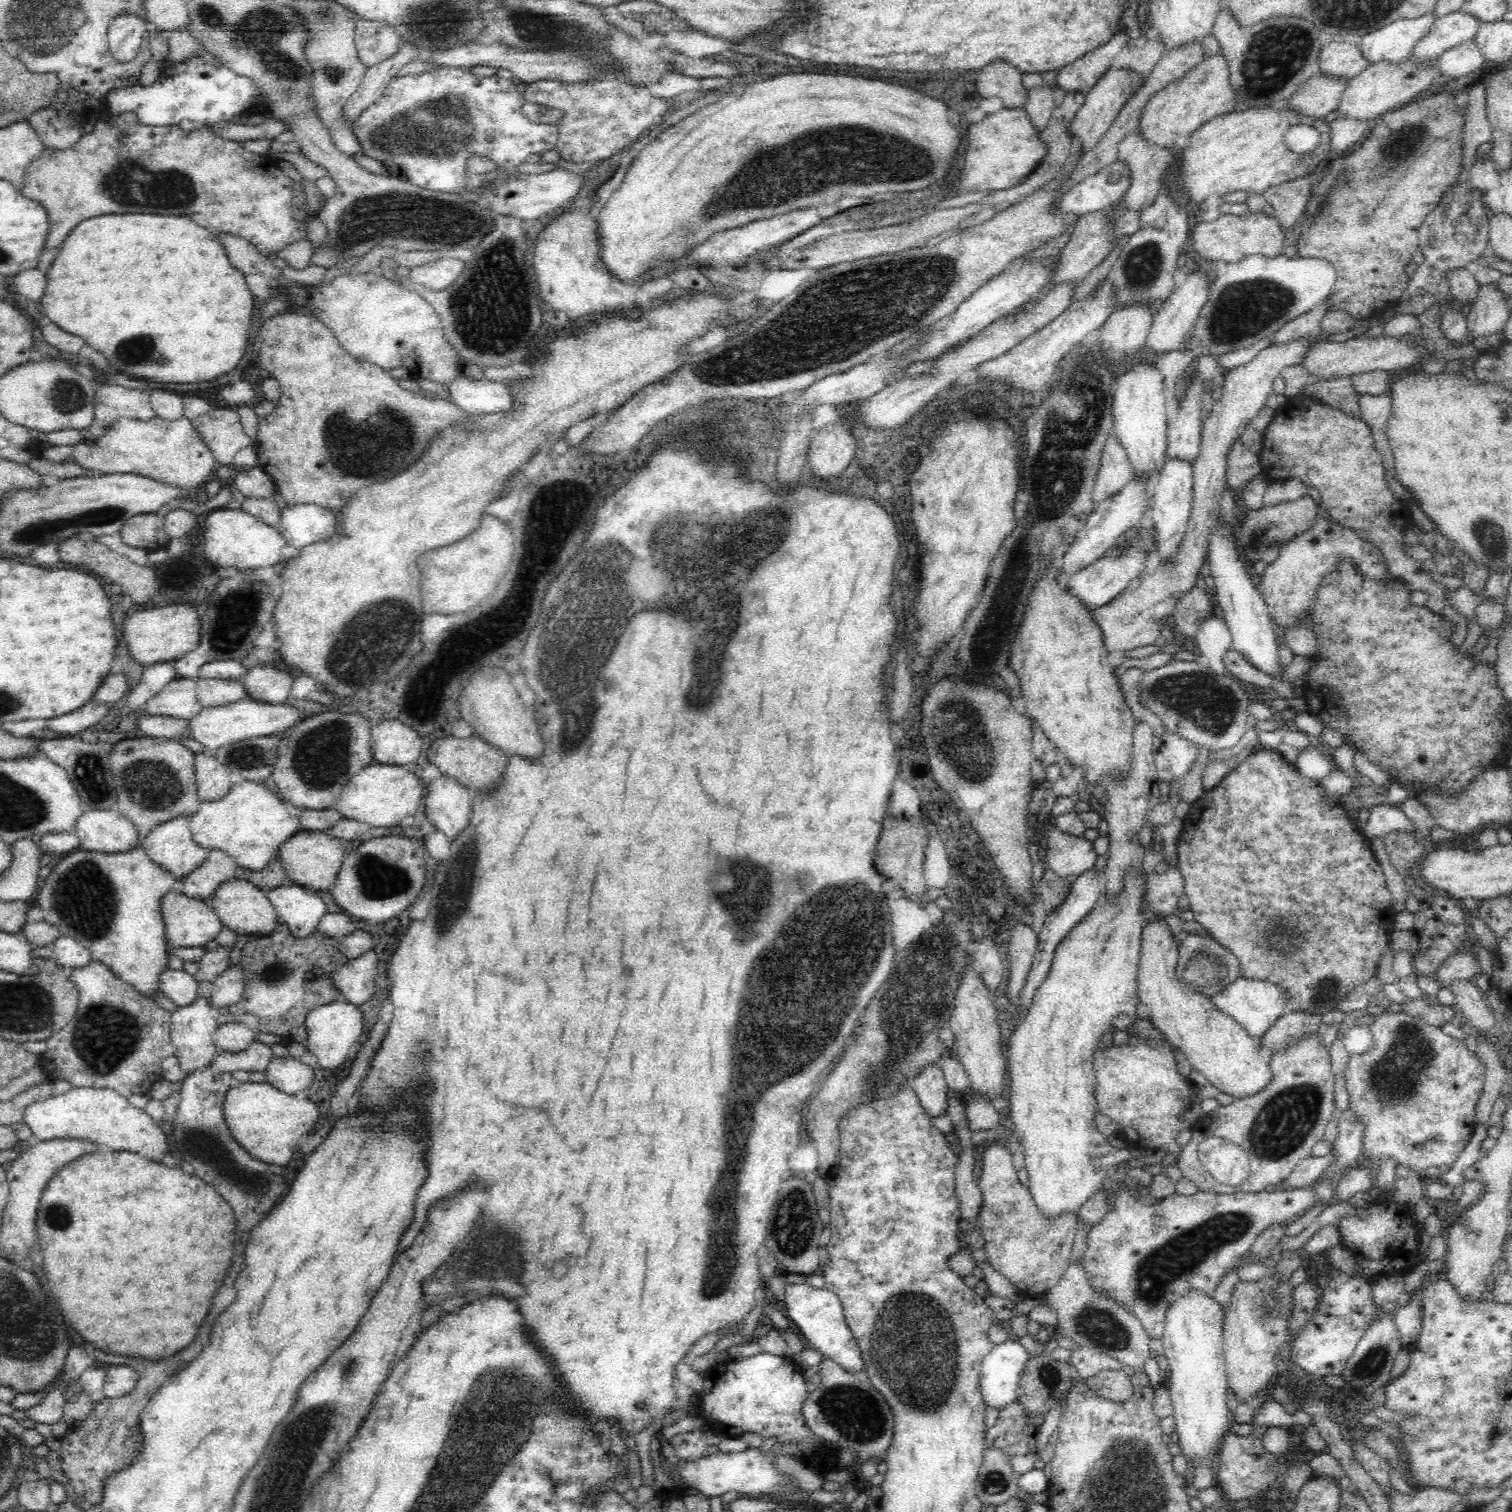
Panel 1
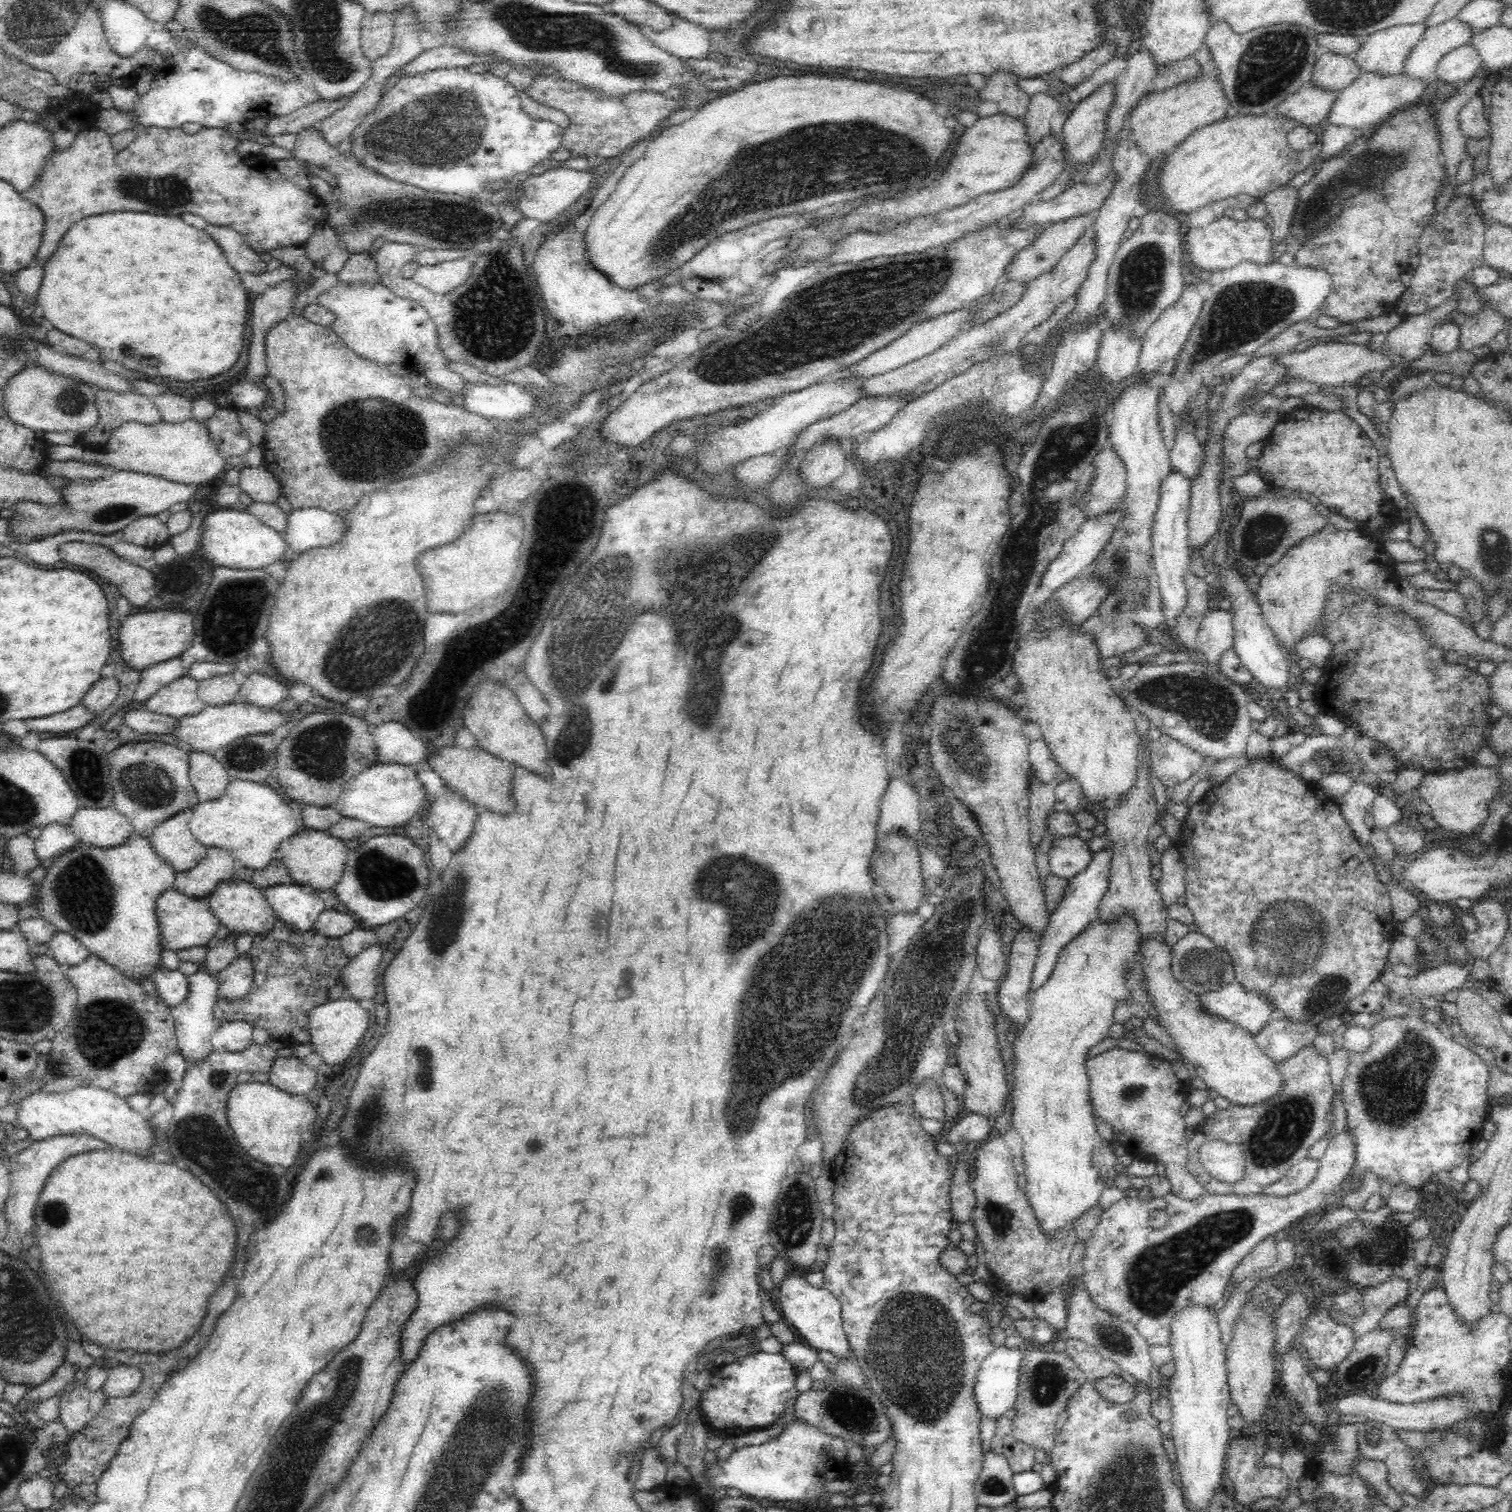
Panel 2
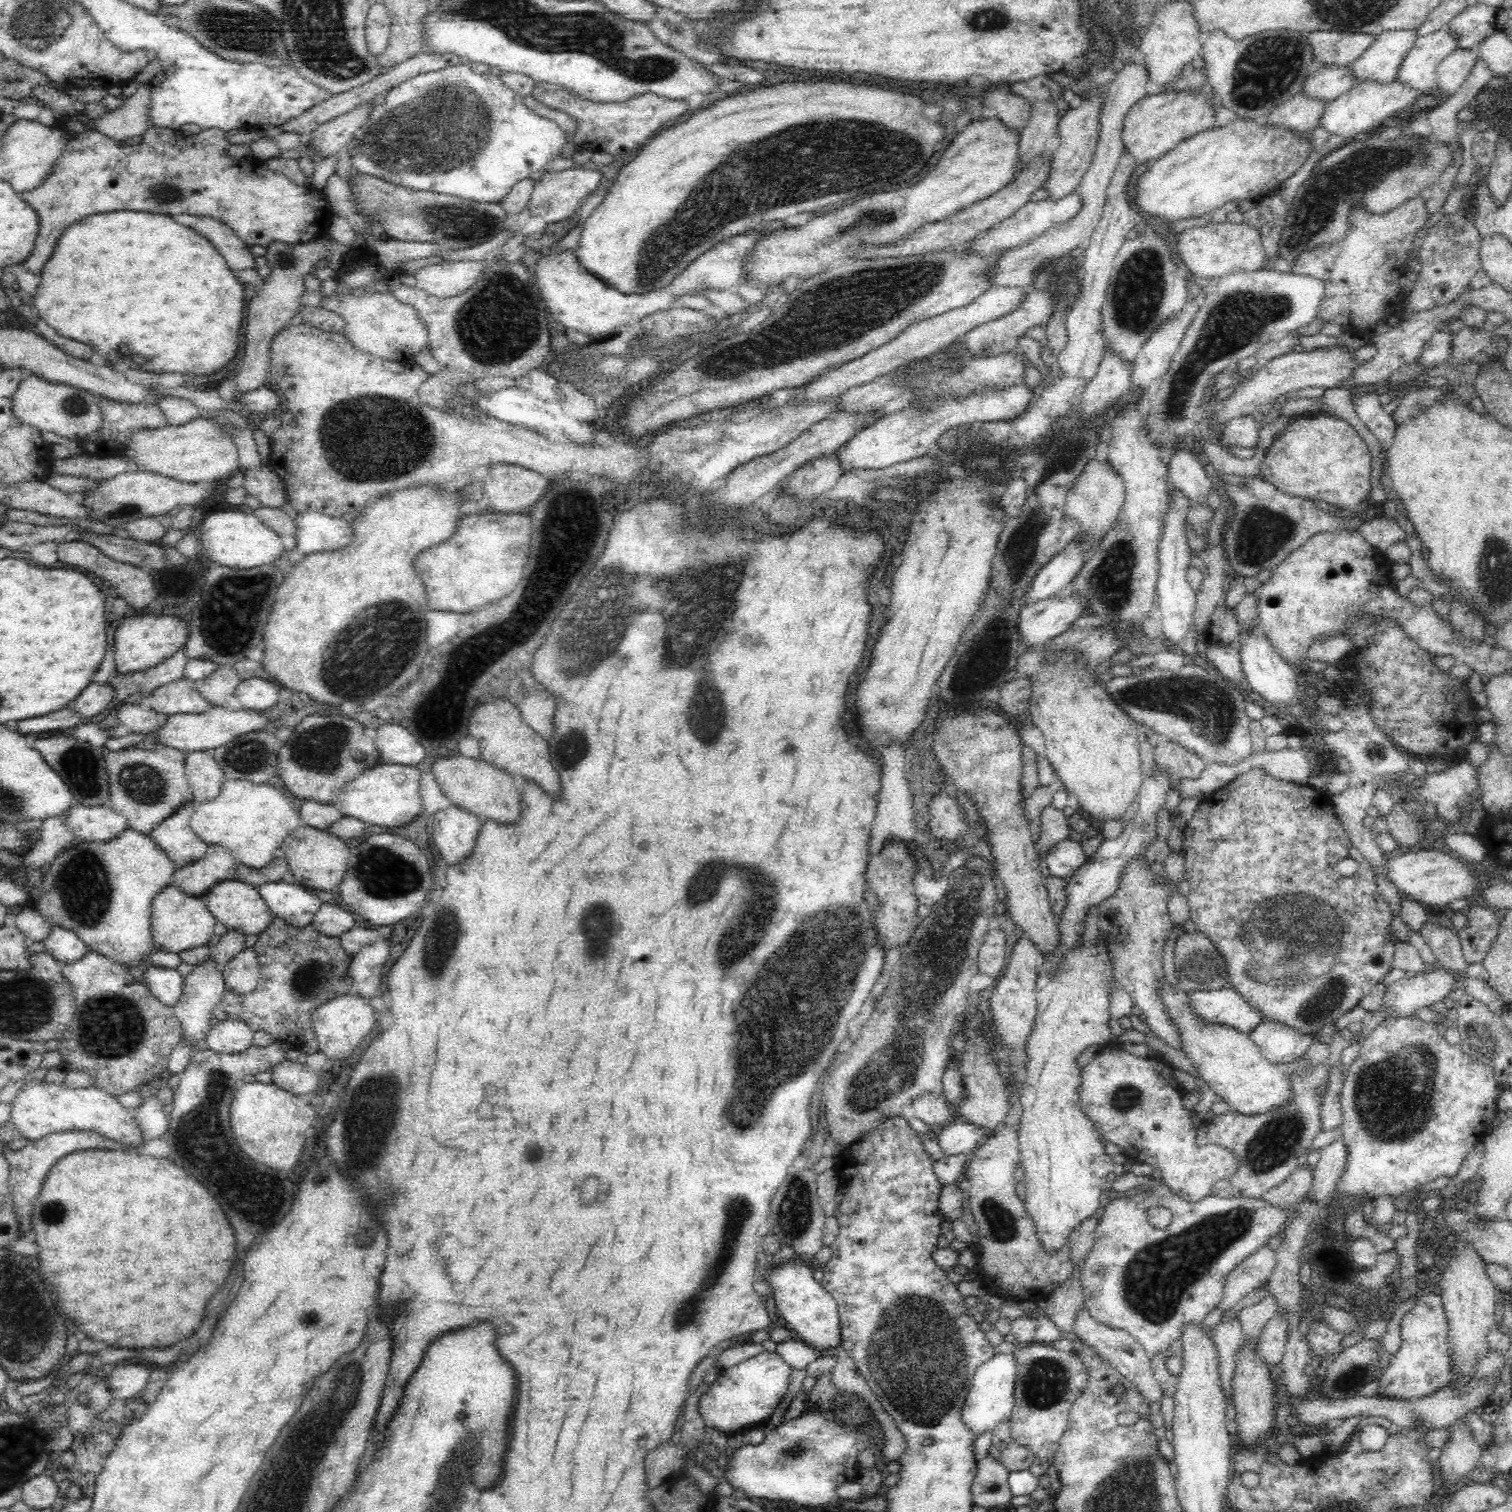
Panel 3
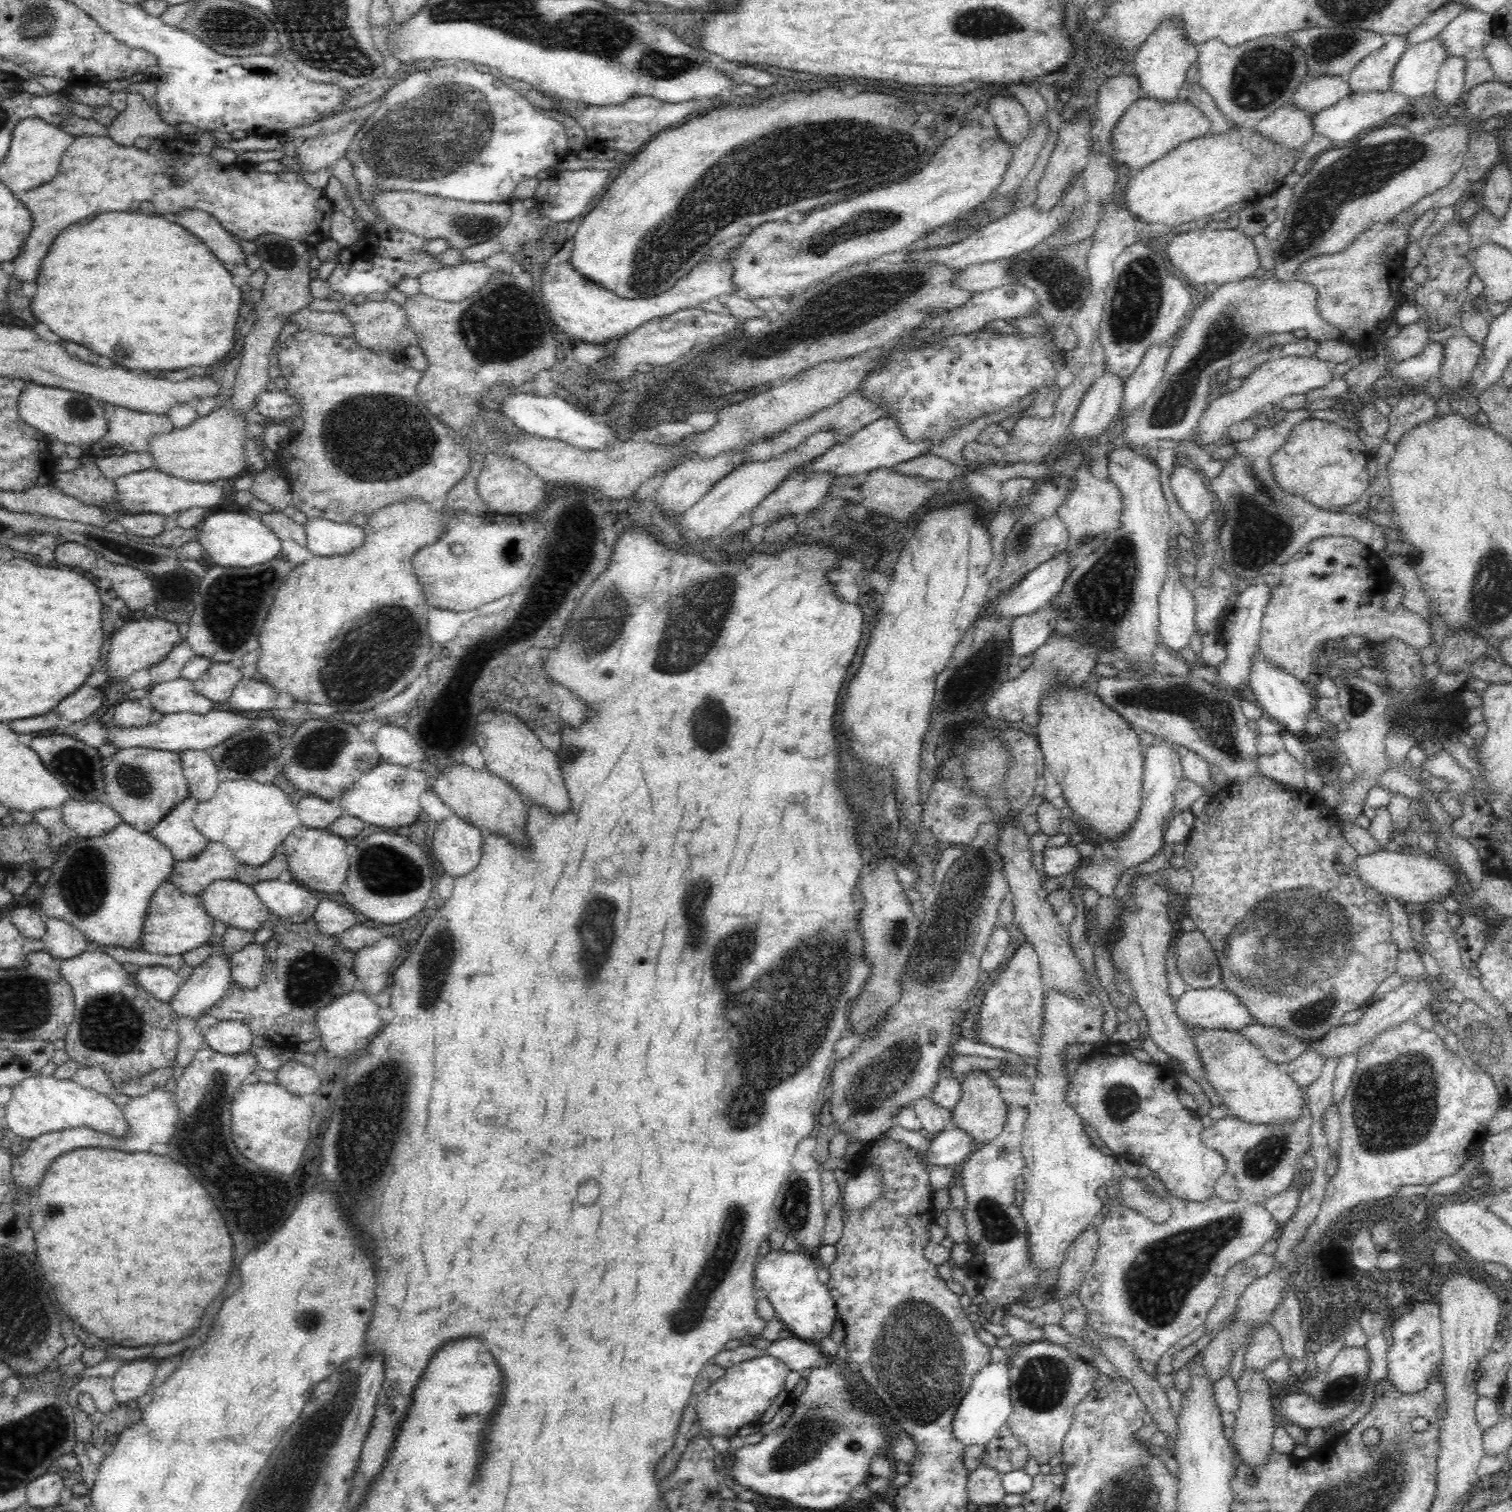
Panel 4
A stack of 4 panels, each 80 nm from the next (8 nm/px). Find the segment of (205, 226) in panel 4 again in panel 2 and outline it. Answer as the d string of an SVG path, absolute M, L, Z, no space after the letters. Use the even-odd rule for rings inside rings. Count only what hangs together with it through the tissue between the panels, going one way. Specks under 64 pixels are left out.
M208 224L204 229L222 249L229 265L237 272L266 272L263 256L248 246L244 237L232 228Z

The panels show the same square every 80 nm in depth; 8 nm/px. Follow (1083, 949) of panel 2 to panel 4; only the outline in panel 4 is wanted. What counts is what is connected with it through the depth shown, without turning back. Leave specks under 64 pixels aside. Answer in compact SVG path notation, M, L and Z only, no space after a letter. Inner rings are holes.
M1046 989L1043 998L1043 1027L1038 1078L1034 1092L1026 1105L1030 1118L1026 1120L1021 1149L1025 1158L1022 1219L1026 1221L1026 1245L1030 1265L1038 1273L1058 1271L1075 1238L1093 1224L1094 1218L1105 1212L1107 1201L1102 1190L1114 1181L1112 1166L1117 1163L1114 1155L1100 1153L1082 1129L1083 1121L1066 1101L1069 1084L1064 1072L1062 1051L1069 1044L1092 1043L1095 1047L1109 1037L1102 1031L1104 1008L1094 991L1085 1001L1080 997Z

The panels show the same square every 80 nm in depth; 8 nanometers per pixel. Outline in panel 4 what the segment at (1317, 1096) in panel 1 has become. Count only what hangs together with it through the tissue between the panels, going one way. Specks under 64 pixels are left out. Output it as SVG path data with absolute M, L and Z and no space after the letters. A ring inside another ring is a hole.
M1304 1101L1304 1114L1298 1122L1285 1125L1252 1125L1228 1114L1202 1131L1204 1144L1222 1155L1226 1171L1218 1178L1212 1197L1226 1202L1248 1201L1264 1205L1269 1198L1290 1190L1296 1173L1296 1160L1310 1146L1311 1115Z

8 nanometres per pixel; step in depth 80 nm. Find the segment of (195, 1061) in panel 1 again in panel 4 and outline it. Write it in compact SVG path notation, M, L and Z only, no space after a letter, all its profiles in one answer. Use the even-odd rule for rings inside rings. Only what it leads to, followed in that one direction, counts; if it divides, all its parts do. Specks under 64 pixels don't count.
M214 945L212 954L182 981L168 1003L179 1016L194 1019L204 1016L204 1010L228 994L233 982L229 956L223 951L223 946Z

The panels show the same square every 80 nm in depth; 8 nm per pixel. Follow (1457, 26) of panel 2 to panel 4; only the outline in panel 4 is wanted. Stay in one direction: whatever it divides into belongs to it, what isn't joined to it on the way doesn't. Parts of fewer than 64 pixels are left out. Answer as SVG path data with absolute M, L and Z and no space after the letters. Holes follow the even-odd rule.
M1438 37L1430 38L1430 40L1406 48L1396 62L1394 70L1392 70L1390 92L1400 94L1407 99L1407 102L1412 103L1416 99L1432 94L1438 79L1439 68L1447 57L1446 47Z

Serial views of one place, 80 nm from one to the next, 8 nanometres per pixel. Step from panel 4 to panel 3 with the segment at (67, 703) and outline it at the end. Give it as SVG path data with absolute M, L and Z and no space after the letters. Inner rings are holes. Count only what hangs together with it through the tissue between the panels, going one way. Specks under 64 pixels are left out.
M108 683L88 684L86 690L82 690L74 702L70 702L68 710L72 708L71 712L76 712L82 719L96 716L107 707L113 694L114 688Z

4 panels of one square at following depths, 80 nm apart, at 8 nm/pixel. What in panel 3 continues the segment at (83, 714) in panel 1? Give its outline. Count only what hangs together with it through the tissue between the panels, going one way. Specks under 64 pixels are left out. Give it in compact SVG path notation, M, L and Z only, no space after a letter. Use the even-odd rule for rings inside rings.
M56 710L44 716L37 716L36 718L24 718L11 724L16 726L18 732L22 734L35 733L35 732L50 732L50 730L64 730L64 728L76 727L83 722L84 719L80 718L76 712L71 710Z

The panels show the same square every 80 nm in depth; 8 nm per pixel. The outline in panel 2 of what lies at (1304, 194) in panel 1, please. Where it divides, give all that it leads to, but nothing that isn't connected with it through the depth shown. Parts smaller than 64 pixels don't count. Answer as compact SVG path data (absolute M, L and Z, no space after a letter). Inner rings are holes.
M1282 186L1264 194L1261 199L1266 205L1267 214L1270 214L1274 221L1272 226L1272 248L1279 250L1278 243L1286 239L1289 234L1291 219L1296 202L1298 202L1298 189Z

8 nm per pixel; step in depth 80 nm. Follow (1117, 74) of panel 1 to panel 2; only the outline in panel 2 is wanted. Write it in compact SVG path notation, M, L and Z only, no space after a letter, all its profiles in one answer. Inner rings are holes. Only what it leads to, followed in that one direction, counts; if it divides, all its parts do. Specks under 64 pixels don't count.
M1106 84L1100 86L1096 92L1090 94L1088 98L1078 102L1076 108L1072 110L1064 124L1063 132L1063 152L1065 155L1064 171L1077 169L1085 164L1091 164L1092 158L1098 154L1106 130L1106 118L1109 114L1111 104L1114 103L1114 86Z

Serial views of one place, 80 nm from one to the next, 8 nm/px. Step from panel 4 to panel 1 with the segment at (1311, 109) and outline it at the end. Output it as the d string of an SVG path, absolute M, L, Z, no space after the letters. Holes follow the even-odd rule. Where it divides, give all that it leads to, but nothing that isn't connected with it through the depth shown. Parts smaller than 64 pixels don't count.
M1325 38L1318 58L1319 72L1329 78L1352 80L1368 66L1356 44L1342 39Z

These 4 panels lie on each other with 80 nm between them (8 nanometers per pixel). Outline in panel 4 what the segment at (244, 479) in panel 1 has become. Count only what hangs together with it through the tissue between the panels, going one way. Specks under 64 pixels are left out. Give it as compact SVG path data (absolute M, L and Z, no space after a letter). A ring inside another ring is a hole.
M249 471L254 477L254 483L249 490L256 499L264 500L274 510L283 511L293 506L293 495L286 478L276 477L274 473Z

